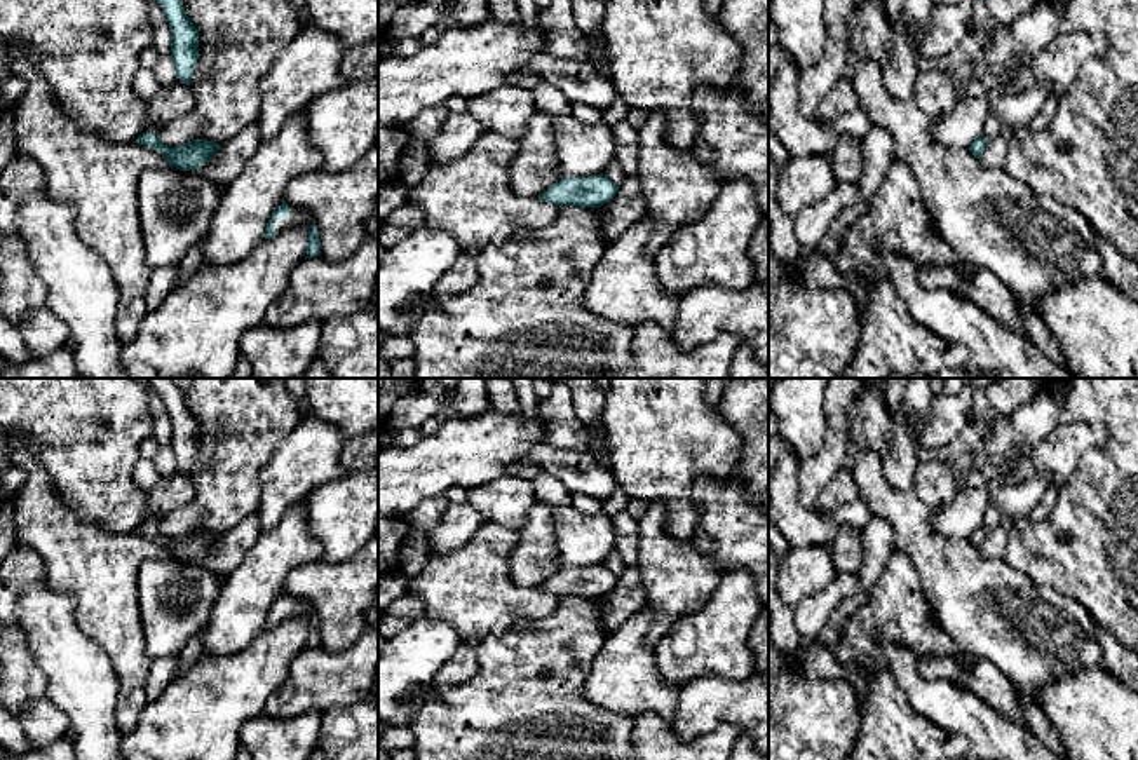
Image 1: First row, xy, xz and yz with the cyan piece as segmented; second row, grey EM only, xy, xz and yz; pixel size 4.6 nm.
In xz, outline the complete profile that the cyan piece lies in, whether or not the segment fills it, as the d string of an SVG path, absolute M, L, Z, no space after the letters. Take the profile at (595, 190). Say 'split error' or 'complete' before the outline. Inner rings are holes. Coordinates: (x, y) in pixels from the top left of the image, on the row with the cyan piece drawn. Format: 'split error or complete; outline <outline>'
complete; outline M603 173L587 178L559 180L539 197L556 206L601 207L619 192L619 185Z

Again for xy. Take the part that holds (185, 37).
complete; outline M157 0L164 10L173 35L171 59L176 66L176 78L192 85L192 75L199 59L199 31L185 12L181 0Z

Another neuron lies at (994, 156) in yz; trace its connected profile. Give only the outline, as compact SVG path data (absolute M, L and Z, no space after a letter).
M1004 134L988 139L986 148L979 155L979 164L990 169L1002 169L1007 153L1007 141Z

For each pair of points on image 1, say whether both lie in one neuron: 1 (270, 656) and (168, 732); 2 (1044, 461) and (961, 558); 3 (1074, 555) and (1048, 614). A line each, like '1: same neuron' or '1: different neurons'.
1: same neuron
2: different neurons
3: different neurons

